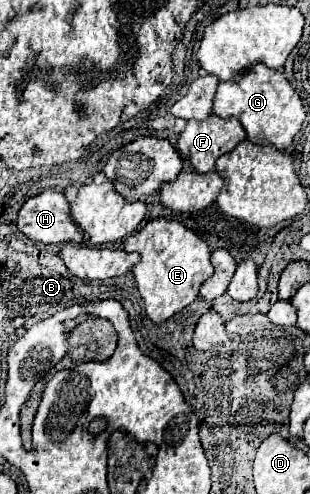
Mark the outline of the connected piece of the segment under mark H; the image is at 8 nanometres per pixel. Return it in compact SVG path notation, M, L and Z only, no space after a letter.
M45 190L29 198L19 210L17 226L27 238L43 244L81 242L85 234L75 224L65 194L55 190Z

